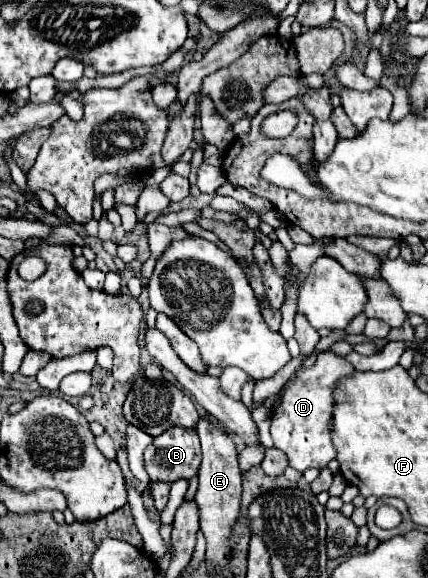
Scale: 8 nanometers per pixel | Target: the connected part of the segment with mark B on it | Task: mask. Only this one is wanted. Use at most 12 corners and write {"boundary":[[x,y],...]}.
{"boundary":[[173,426],[145,452],[149,478],[189,480],[199,436]]}

